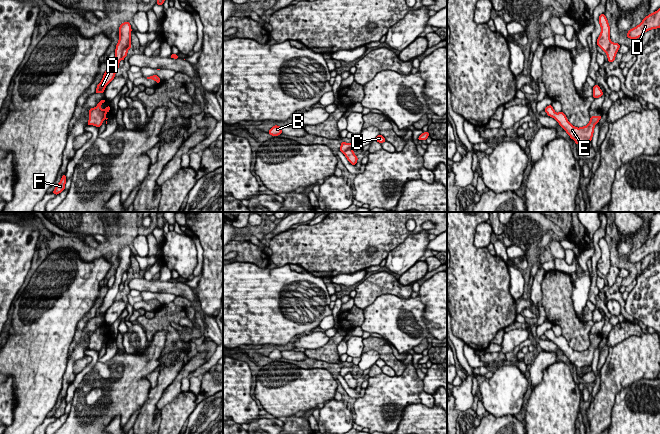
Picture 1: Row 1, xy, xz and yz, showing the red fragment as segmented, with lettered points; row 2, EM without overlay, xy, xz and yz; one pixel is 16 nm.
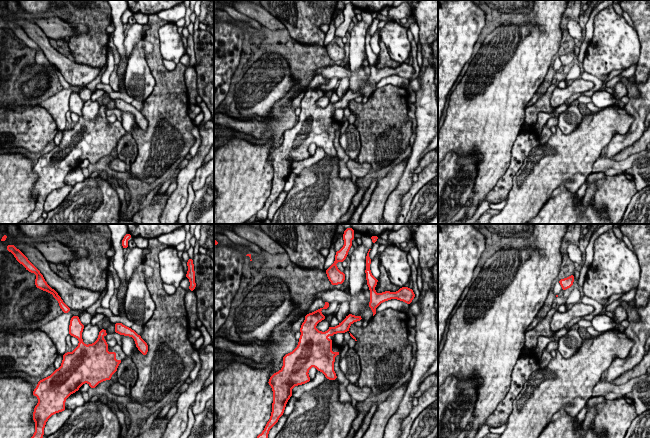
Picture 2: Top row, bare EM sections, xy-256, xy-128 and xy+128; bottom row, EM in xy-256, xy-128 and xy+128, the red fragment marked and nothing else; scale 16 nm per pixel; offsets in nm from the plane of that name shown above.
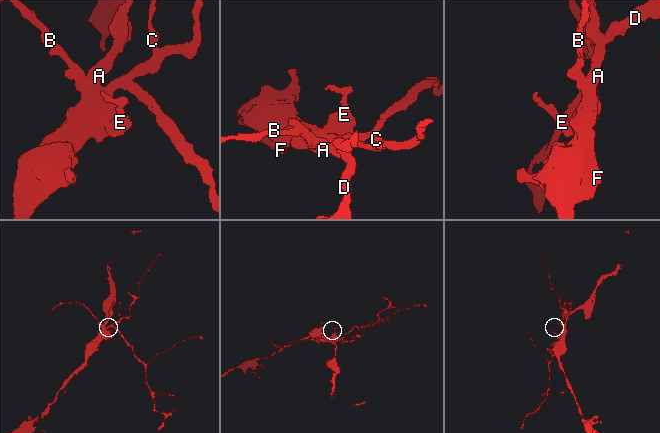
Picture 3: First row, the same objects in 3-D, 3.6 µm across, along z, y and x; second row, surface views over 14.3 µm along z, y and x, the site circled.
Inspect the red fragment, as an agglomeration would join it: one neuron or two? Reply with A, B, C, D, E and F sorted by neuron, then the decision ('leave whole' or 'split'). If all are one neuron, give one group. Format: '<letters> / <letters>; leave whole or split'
A B C E F / D; split

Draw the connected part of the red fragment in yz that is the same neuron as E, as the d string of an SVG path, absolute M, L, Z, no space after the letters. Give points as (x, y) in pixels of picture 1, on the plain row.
M552 329L545 331L544 335L548 340L554 342L566 355L570 362L573 363L578 369L581 369L585 366L591 366L594 357L594 351L602 342L602 340L591 340L590 346L586 350L577 352L568 345L563 336L556 337Z

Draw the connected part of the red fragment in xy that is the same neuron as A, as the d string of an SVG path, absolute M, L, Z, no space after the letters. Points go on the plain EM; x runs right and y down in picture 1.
M124 246L120 249L120 251L119 251L119 265L116 269L114 284L107 291L101 306L97 309L95 317L103 317L106 310L114 303L116 295L119 292L119 286L122 284L122 275L123 275L123 273L125 271L129 272L129 273L131 272L131 255L132 255L132 253L131 253L131 249L130 249L129 246Z

